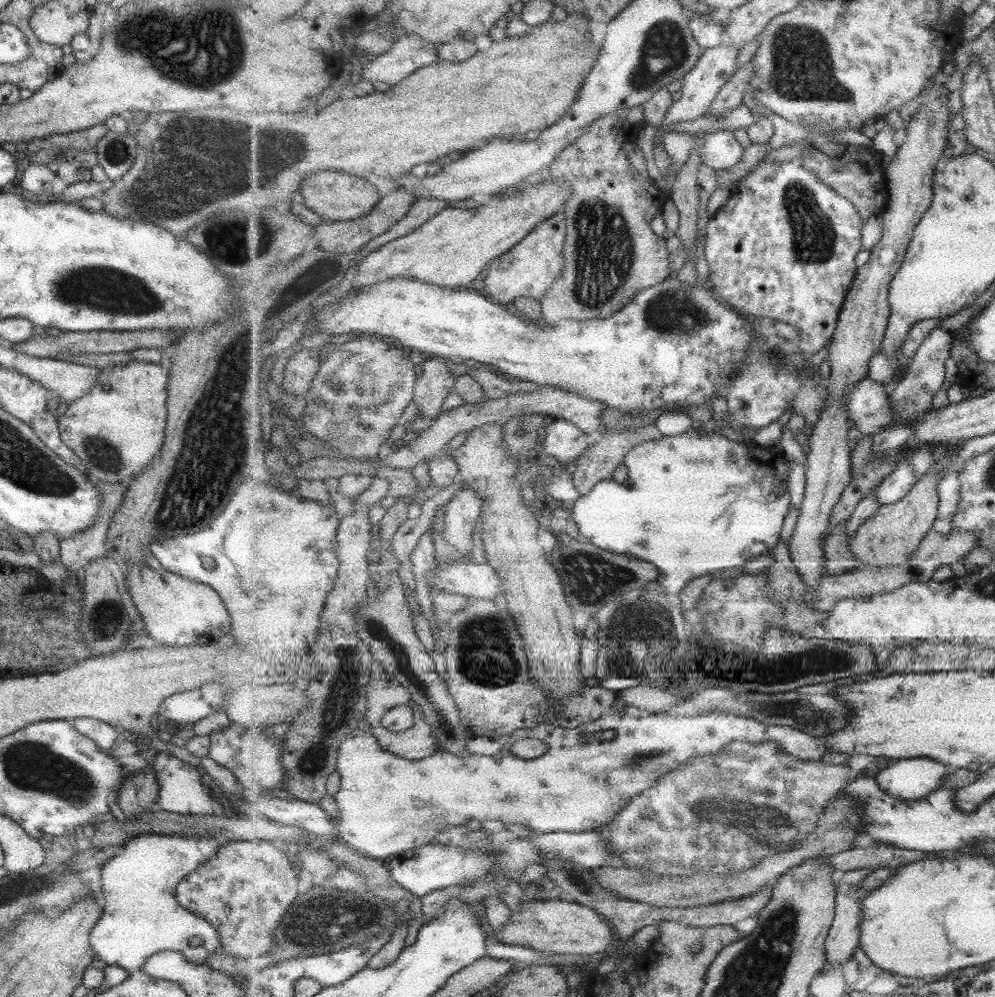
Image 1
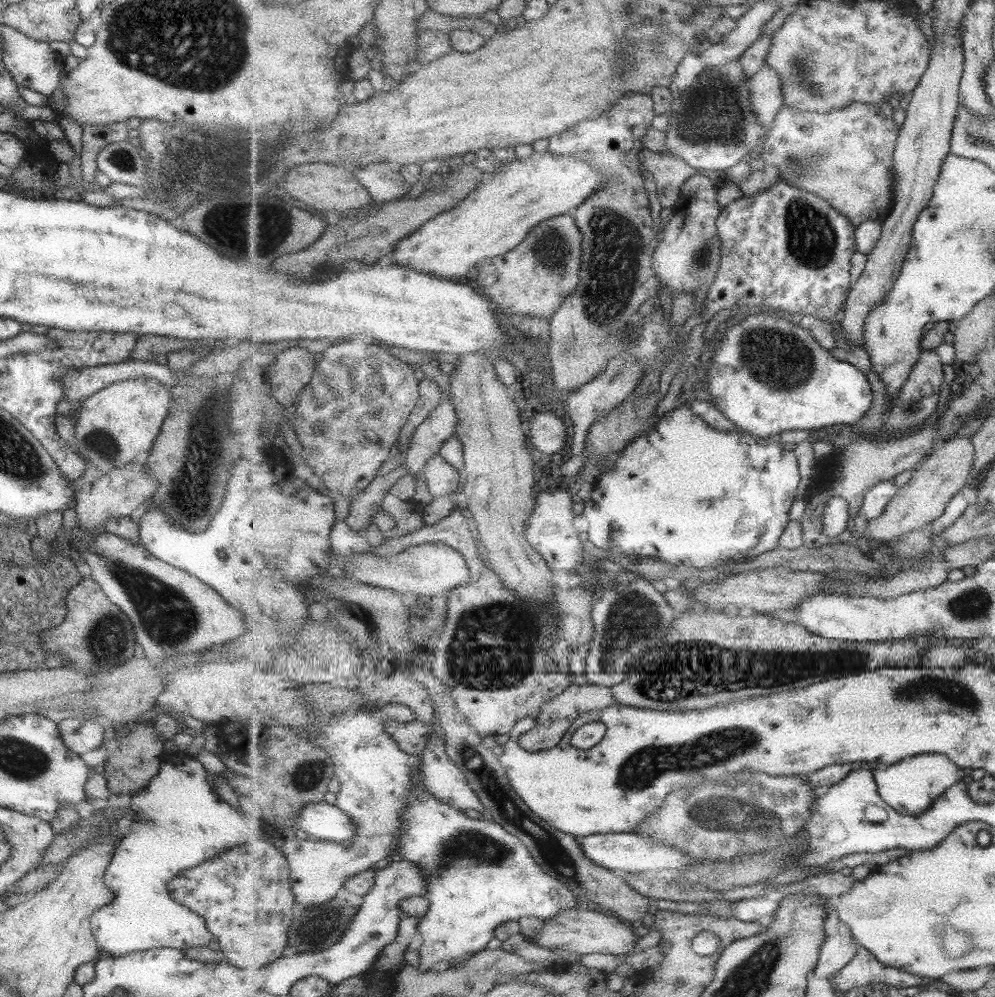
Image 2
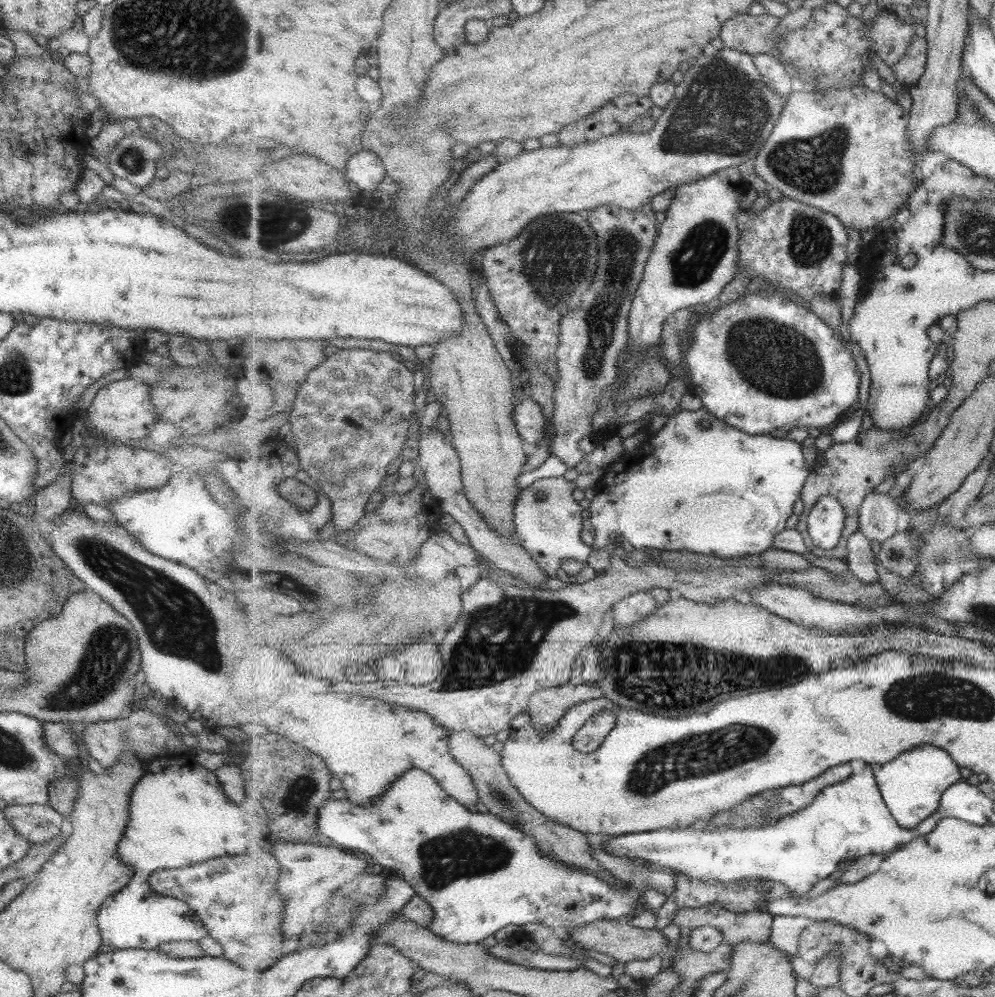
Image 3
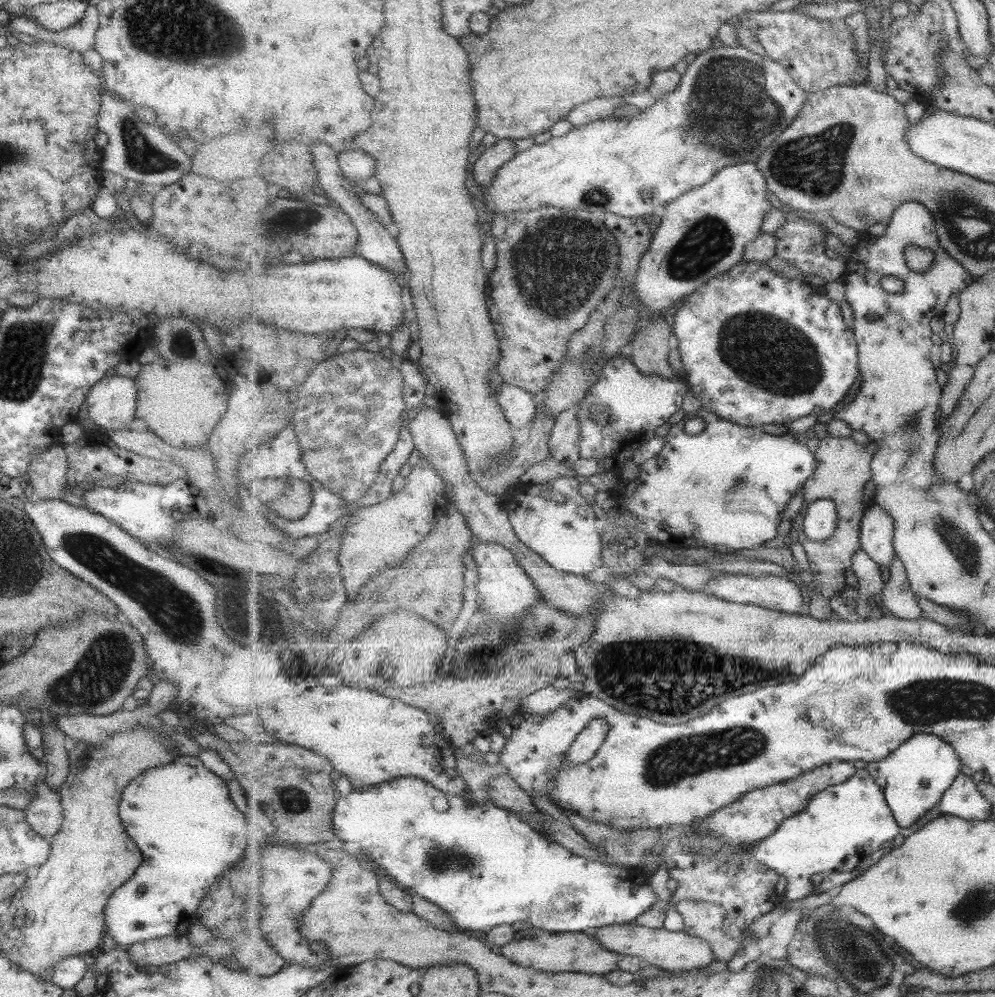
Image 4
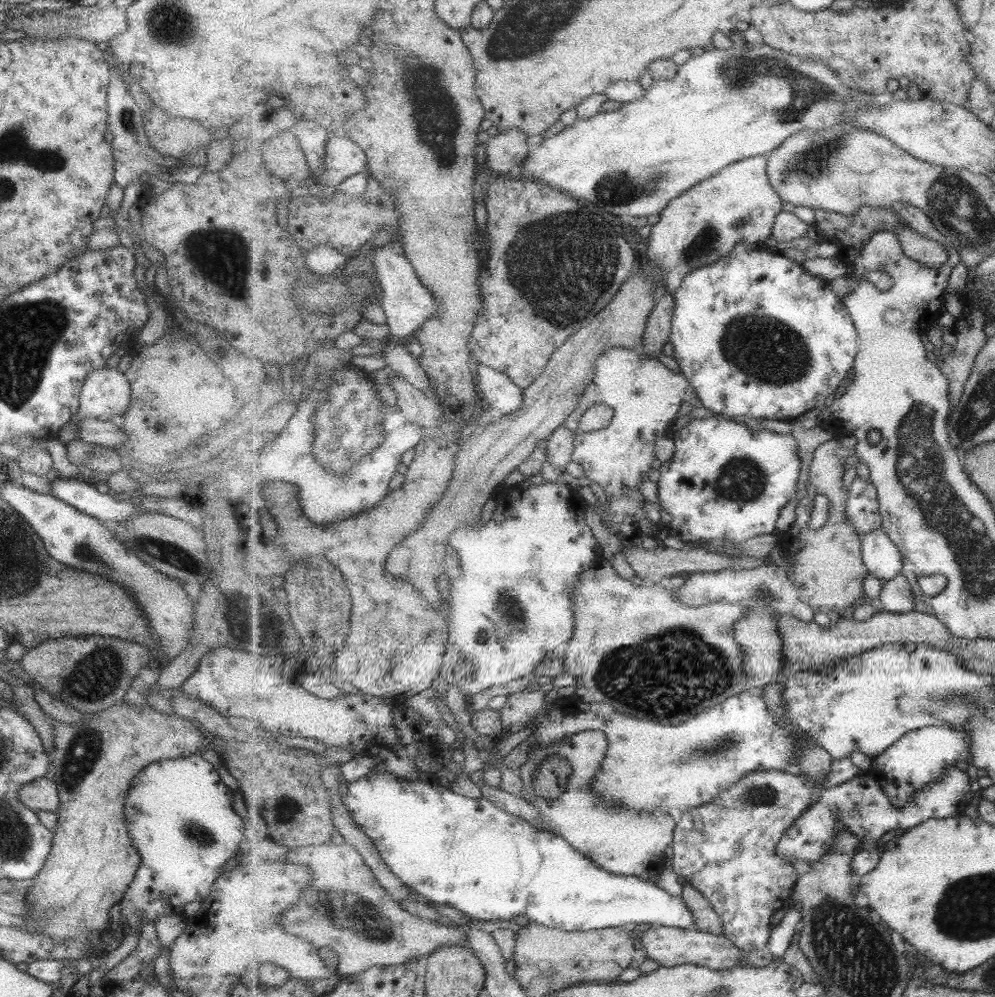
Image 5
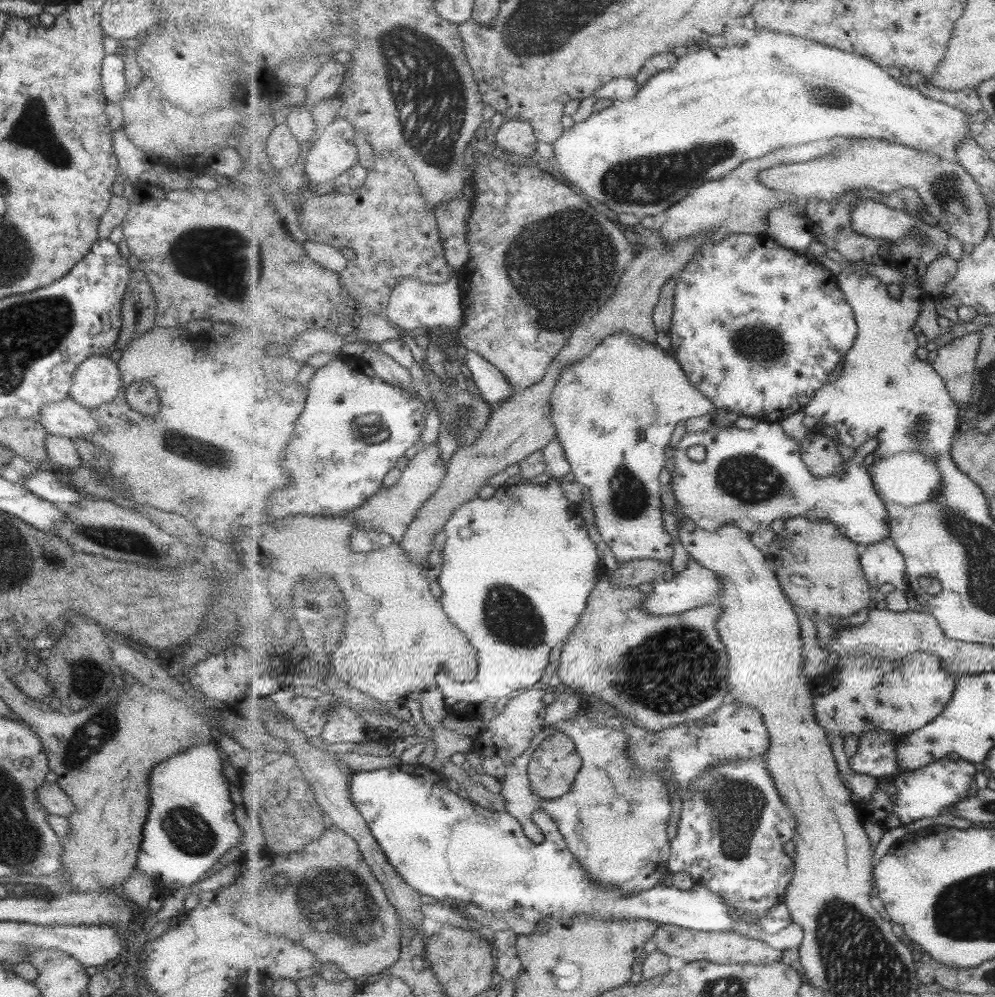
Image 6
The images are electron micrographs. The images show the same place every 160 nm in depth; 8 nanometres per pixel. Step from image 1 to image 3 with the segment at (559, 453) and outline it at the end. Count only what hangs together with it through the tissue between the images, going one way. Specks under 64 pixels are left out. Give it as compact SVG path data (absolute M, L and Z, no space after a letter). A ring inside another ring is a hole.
M531 397L521 402L517 401L514 419L522 439L537 446L547 433L546 416L542 406Z

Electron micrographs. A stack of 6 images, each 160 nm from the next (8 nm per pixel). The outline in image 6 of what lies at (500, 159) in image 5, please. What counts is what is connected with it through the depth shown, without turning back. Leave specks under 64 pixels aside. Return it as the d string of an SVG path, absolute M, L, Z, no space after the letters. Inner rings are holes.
M504 120L496 134L496 142L507 152L529 160L537 153L537 136L533 125L523 120Z

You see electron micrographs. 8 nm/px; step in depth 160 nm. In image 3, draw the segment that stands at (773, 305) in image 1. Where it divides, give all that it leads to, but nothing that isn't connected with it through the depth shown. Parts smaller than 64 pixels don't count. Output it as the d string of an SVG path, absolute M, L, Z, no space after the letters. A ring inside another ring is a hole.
M783 196L782 199L771 202L760 213L753 214L749 209L743 209L737 219L742 233L738 242L738 266L742 271L747 271L747 278L764 280L768 284L765 288L791 290L793 297L796 296L795 300L803 304L811 302L818 294L836 297L843 282L843 266L848 257L847 242L851 237L850 230L840 218Z

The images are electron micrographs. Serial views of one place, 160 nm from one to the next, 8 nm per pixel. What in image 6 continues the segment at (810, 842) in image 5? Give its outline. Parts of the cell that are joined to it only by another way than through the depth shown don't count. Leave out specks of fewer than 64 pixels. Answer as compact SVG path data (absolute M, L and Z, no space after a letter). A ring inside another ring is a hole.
M948 756L931 762L923 768L903 772L895 778L894 784L898 791L894 794L894 800L889 798L887 792L877 789L870 801L857 799L853 794L855 807L863 821L870 820L883 829L885 829L884 817L891 812L898 816L902 825L911 824L921 818L935 818L941 814L948 814L952 806L977 794L979 788L975 782L975 774L977 774L975 763L958 756Z

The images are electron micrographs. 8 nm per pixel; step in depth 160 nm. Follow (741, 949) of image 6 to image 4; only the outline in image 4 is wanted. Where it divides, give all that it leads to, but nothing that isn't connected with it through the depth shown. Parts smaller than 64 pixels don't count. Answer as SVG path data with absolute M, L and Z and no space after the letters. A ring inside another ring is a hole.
M631 922L598 928L594 932L594 937L599 940L599 943L603 944L603 947L613 951L613 953L621 956L638 957L645 964L657 966L664 971L671 972L671 974L701 969L709 966L711 962L717 962L715 952L706 939L687 934L684 930L671 932L665 927L649 928L648 926L639 926L635 922Z

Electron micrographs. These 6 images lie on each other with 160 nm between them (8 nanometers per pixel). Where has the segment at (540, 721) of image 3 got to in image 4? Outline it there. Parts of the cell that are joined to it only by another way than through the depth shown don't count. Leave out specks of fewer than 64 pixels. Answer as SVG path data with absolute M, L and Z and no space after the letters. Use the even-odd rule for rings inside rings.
M556 686L542 688L526 696L521 701L521 711L524 713L549 714L561 708L566 702L569 702L574 696L579 697L585 694L583 690L576 691L571 688L560 689Z

